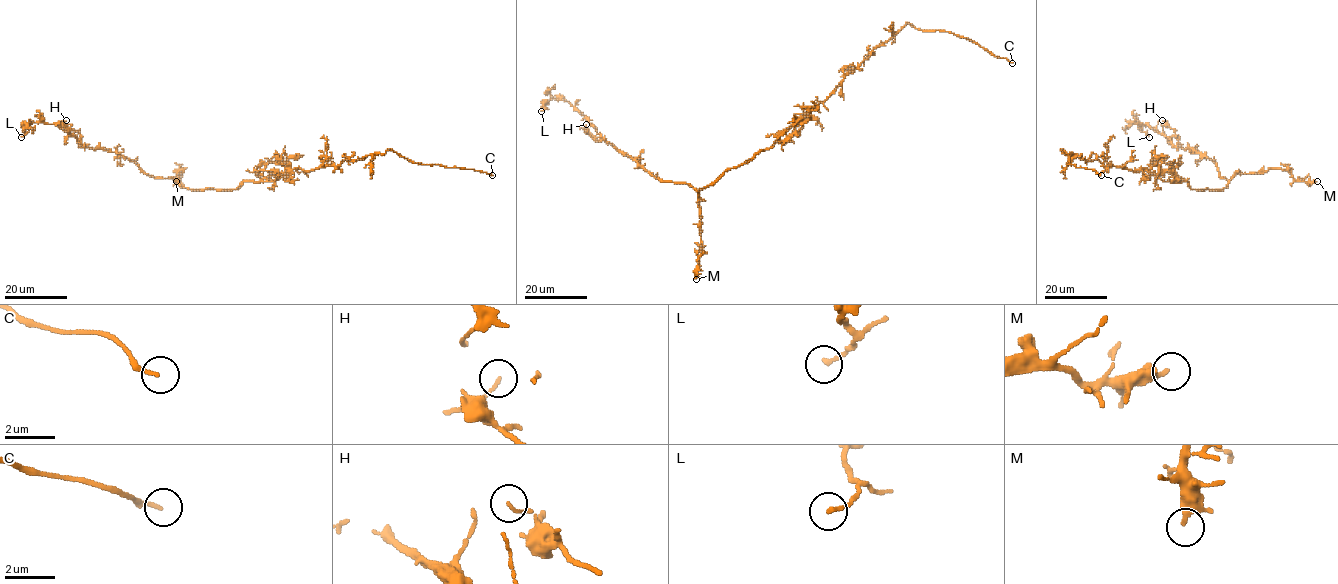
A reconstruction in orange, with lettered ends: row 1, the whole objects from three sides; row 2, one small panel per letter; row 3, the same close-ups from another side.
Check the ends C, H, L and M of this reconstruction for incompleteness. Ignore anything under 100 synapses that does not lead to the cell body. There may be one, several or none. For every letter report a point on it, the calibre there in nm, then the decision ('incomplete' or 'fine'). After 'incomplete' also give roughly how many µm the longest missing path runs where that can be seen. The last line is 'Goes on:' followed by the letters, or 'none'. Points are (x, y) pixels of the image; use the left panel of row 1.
C: place (492, 175); calibre 150 nm; incomplete; missing 4 µm
H: place (66, 120); calibre 120 nm; fine
L: place (21, 137); calibre 150 nm; fine
M: place (176, 181); calibre 220 nm; fine
Goes on: C

